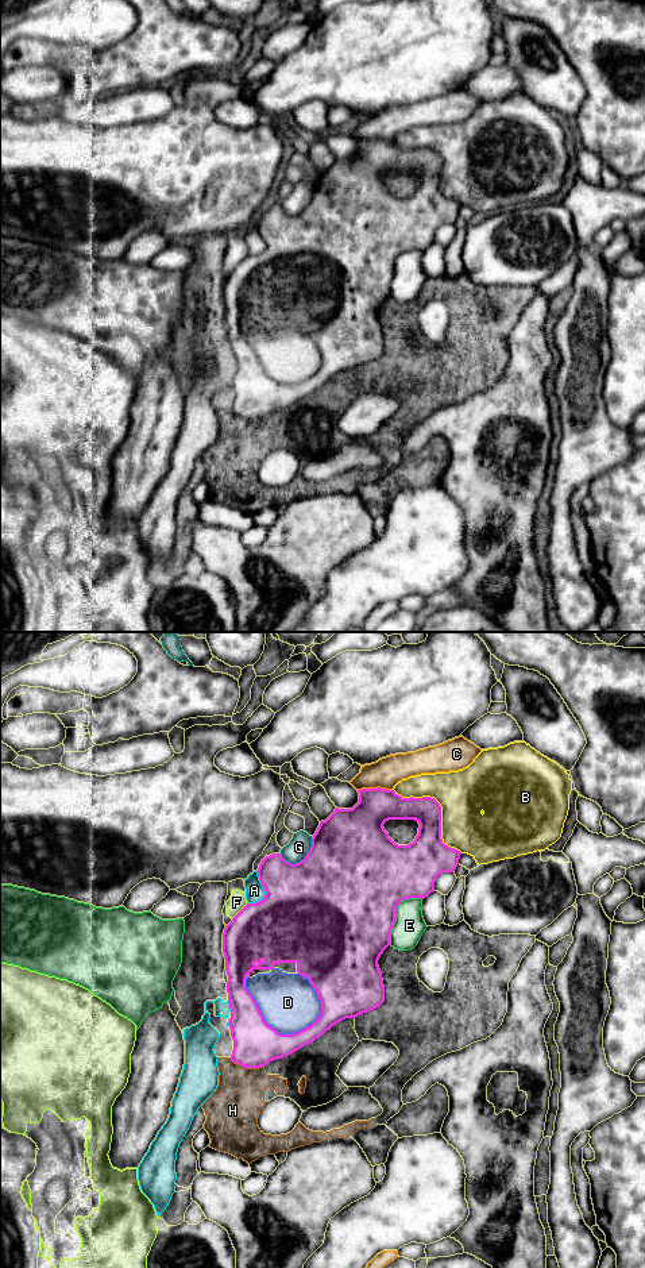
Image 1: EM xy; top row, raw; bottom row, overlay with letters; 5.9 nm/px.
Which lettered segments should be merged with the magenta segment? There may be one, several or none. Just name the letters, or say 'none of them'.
D

